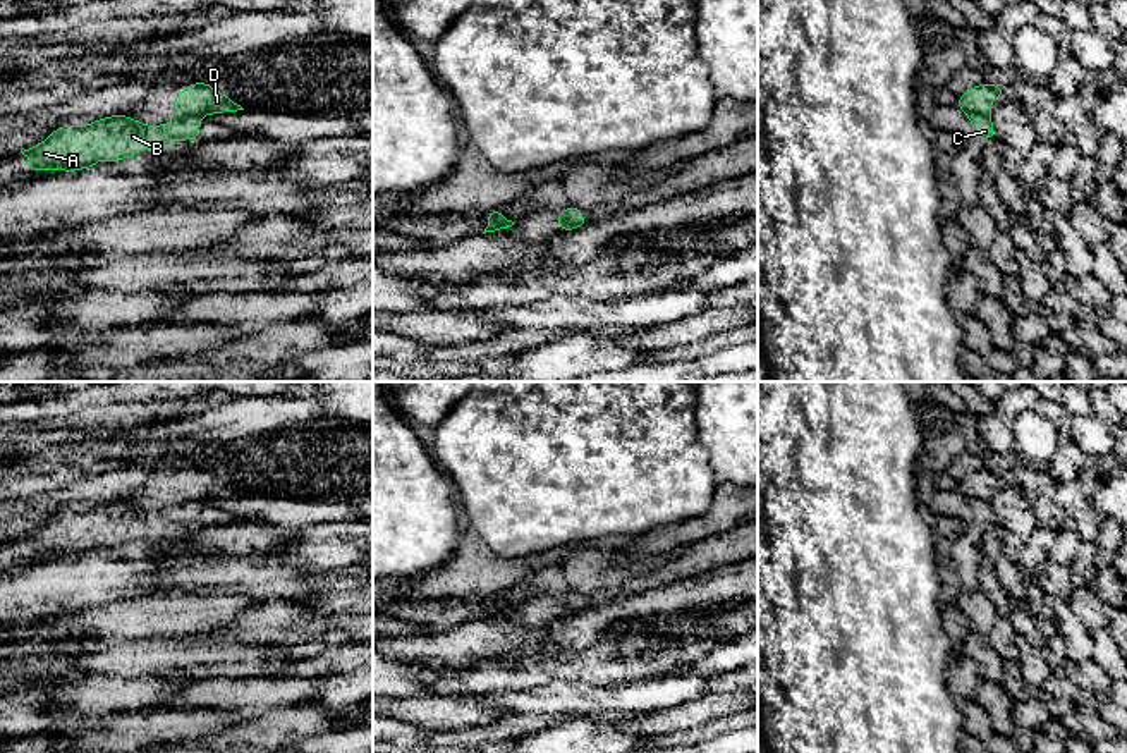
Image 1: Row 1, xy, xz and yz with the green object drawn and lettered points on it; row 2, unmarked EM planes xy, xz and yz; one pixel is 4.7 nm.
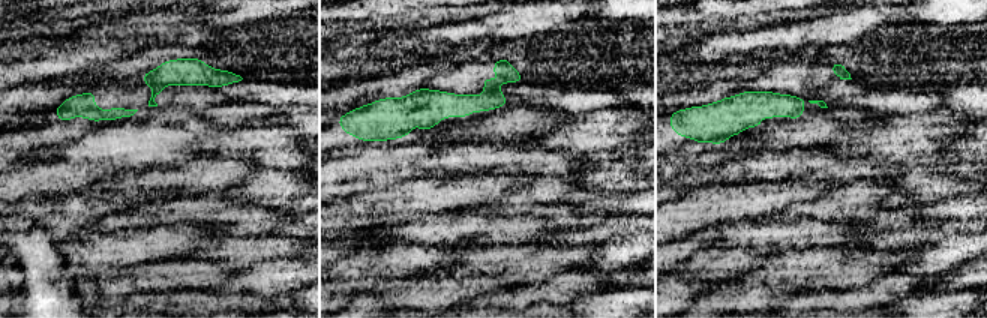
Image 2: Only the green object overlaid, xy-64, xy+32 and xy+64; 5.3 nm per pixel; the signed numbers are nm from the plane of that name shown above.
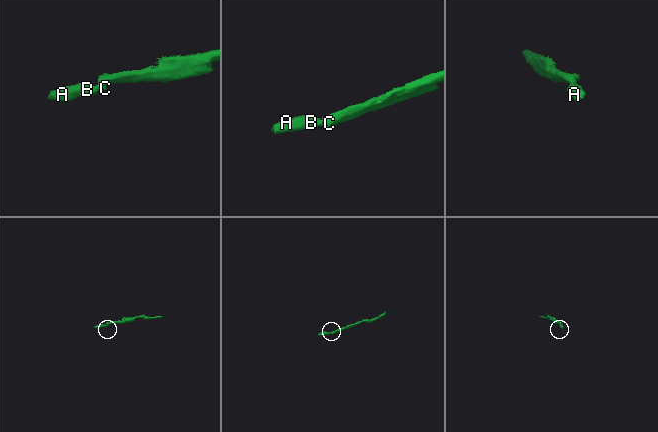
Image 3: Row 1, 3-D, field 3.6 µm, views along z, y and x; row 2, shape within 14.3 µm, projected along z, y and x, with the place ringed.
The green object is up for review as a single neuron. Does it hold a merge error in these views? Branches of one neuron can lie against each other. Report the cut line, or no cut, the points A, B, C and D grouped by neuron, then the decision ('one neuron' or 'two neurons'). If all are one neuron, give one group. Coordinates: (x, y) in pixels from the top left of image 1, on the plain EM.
xy (200, 501), (184, 501), (174, 506) | A B C / D | two neurons

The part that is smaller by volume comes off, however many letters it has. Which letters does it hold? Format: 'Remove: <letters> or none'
Remove: A, B, C

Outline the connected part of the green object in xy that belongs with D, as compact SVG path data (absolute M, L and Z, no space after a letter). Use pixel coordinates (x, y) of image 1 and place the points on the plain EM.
M192 468L184 473L184 476L174 483L174 492L170 495L174 505L192 502L192 500L213 500L223 497L244 495L234 485L216 476L208 468Z

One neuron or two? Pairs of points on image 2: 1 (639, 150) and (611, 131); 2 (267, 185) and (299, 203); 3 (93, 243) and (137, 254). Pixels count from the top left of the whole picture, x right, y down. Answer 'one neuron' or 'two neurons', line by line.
1: two neurons
2: one neuron
3: one neuron

